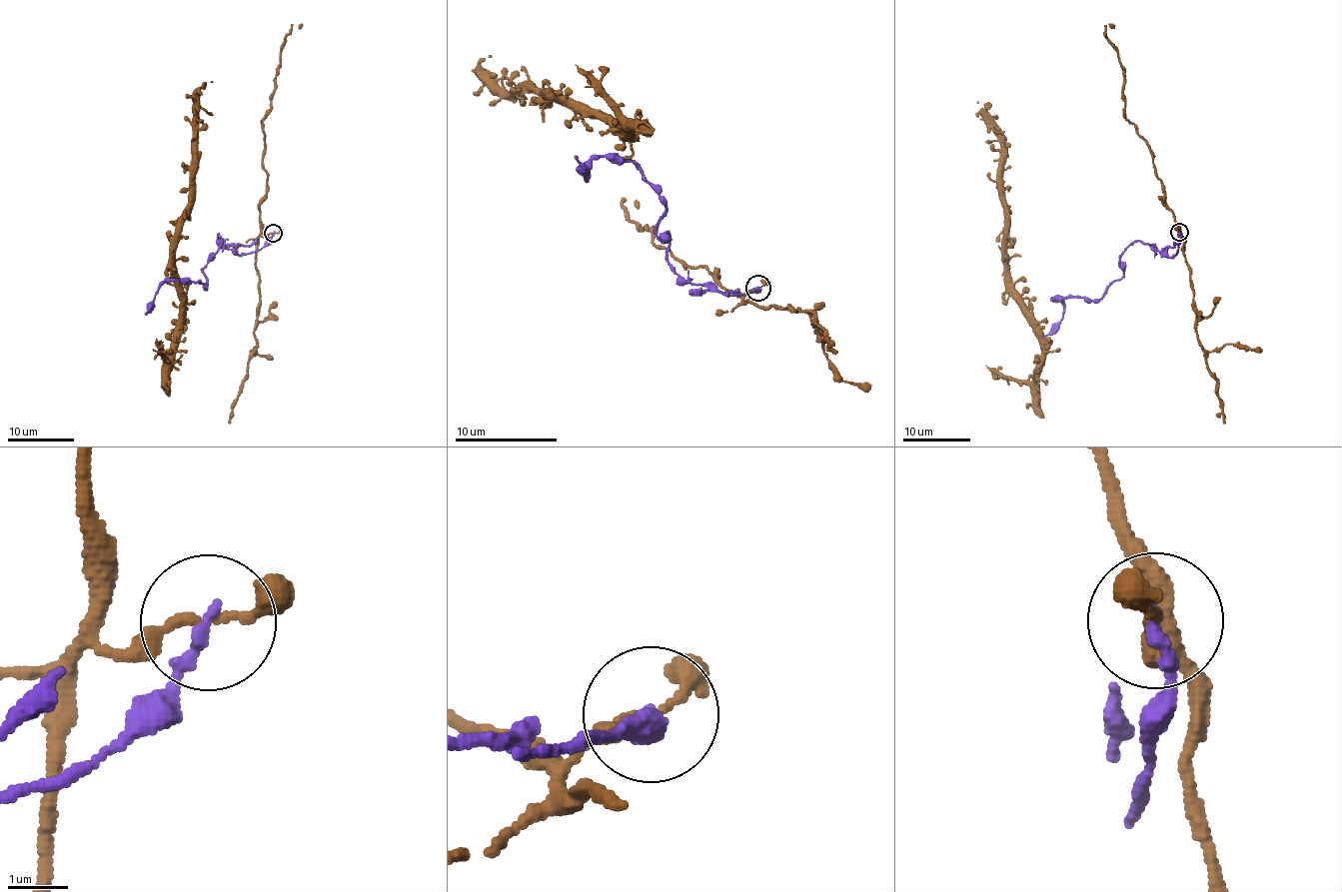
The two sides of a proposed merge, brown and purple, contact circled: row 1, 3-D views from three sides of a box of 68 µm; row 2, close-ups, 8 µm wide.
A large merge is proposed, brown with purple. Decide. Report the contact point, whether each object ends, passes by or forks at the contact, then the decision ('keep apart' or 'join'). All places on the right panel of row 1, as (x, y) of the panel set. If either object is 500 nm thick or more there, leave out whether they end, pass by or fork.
at (1179, 232); brown passes by; purple ends there; keep apart

